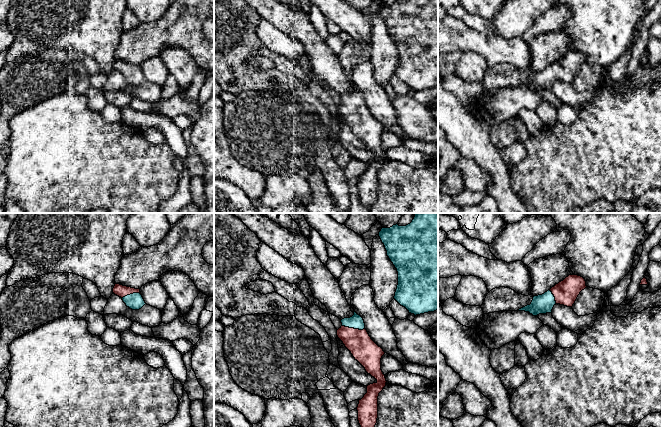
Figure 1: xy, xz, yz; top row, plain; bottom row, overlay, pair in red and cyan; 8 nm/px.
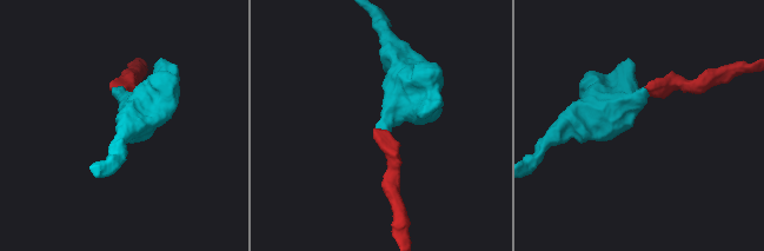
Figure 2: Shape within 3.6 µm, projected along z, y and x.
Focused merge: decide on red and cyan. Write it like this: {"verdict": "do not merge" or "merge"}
{"verdict": "merge"}

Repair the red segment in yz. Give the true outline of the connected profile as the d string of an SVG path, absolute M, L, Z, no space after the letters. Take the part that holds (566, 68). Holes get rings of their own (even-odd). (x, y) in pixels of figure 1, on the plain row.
M569 51L542 71L534 72L530 81L518 87L529 88L533 92L552 89L556 80L572 83L578 71L586 64L586 57L578 51Z

